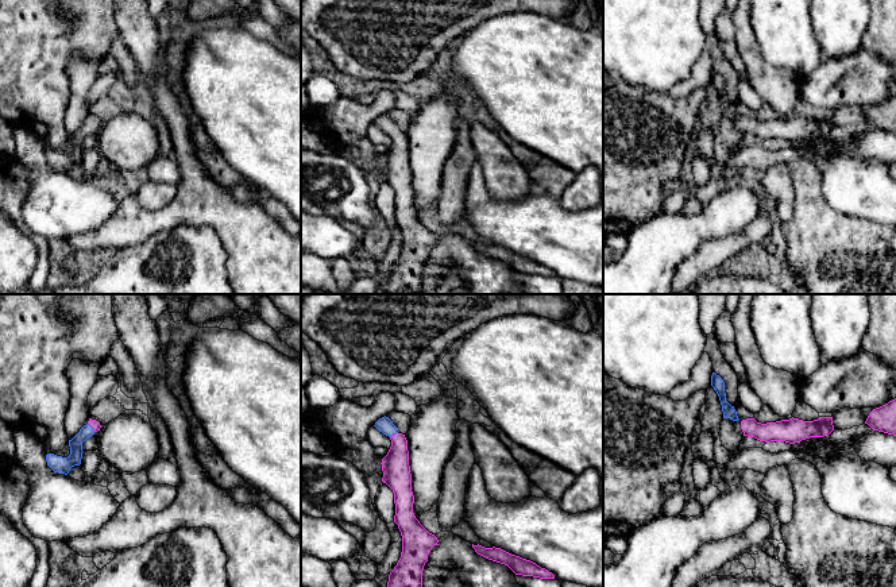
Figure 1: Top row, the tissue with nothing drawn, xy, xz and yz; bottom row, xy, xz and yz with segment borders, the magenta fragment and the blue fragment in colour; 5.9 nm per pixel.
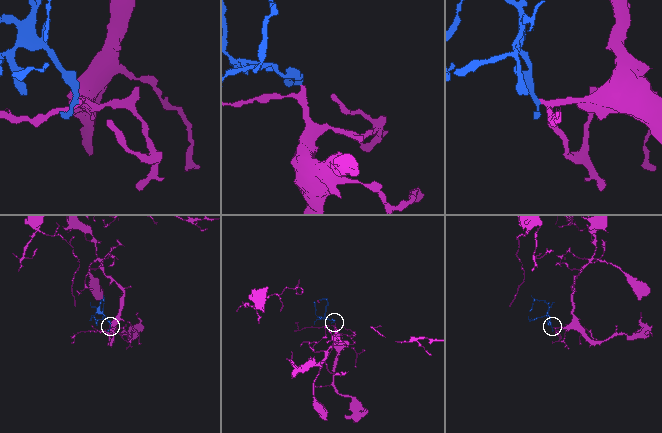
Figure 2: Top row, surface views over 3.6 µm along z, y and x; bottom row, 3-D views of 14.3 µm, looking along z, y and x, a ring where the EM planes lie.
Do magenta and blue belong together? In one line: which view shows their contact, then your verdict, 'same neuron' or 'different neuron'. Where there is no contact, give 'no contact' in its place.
xz | same neuron

